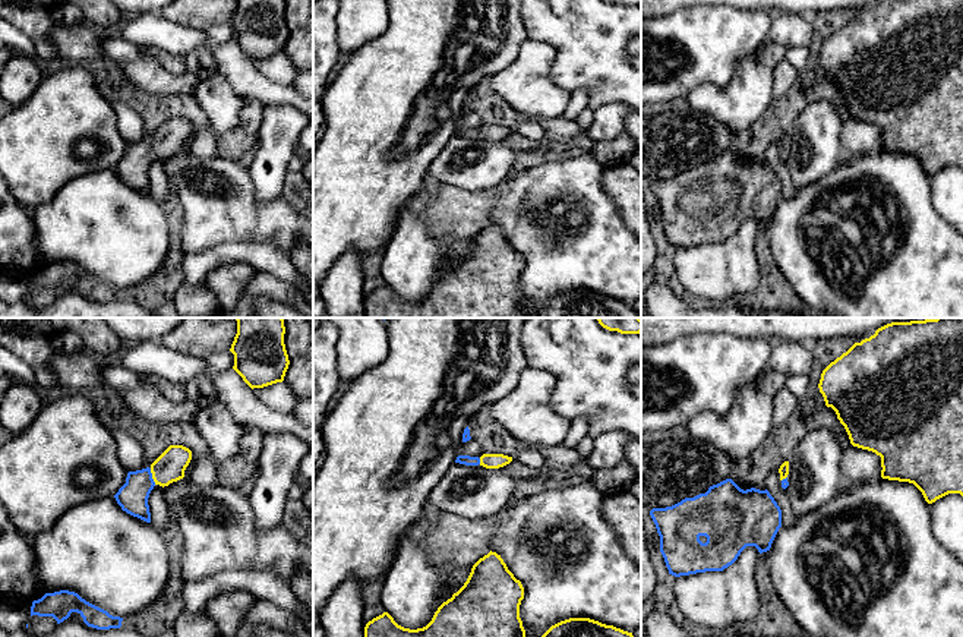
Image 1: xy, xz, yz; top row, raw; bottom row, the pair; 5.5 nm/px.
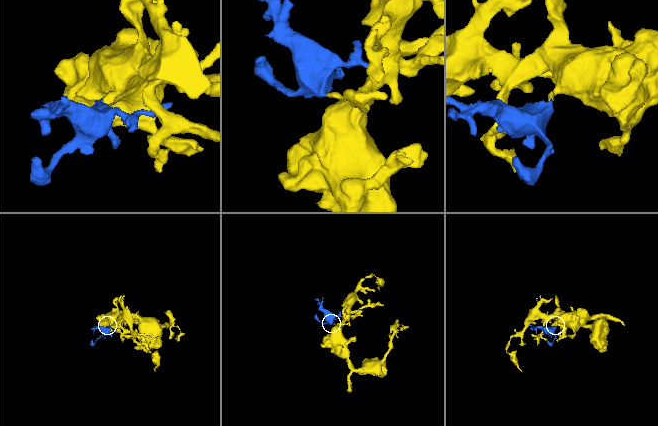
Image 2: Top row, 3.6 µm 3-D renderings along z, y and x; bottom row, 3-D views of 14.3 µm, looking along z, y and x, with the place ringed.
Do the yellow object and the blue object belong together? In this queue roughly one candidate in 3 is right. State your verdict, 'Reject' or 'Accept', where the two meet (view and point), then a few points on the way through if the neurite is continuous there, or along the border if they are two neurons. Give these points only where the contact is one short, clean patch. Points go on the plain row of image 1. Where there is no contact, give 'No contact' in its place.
Accept. Touches yellow at xy (152, 148). Path across: xy (170, 138), (152, 148), (132, 169)

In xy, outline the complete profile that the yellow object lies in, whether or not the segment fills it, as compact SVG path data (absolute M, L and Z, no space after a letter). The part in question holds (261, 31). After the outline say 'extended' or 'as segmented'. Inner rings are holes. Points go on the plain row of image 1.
M237 0L233 41L252 62L284 53L290 37L284 6L285 0Z; as segmented

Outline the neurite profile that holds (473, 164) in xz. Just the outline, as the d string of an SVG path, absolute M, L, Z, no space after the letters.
M454 135L439 151L426 176L467 192L490 190L508 179L517 152L505 138L486 141L480 136Z

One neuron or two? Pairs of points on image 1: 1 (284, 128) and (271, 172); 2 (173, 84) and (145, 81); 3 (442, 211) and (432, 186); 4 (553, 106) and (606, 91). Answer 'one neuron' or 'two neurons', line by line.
1: one neuron
2: one neuron
3: two neurons
4: two neurons

